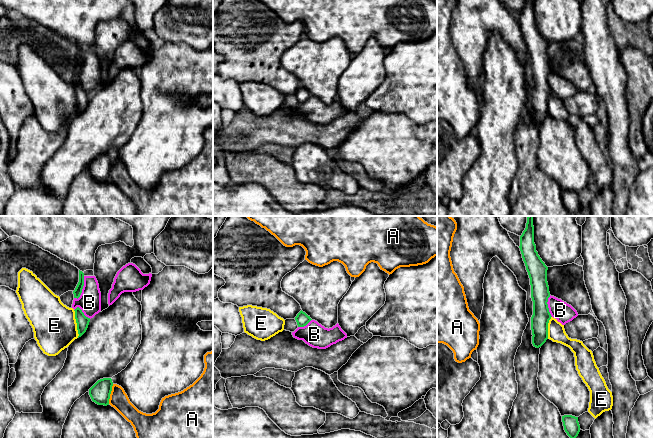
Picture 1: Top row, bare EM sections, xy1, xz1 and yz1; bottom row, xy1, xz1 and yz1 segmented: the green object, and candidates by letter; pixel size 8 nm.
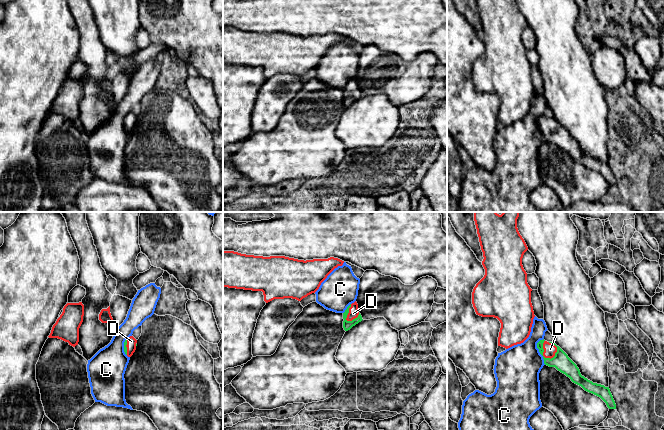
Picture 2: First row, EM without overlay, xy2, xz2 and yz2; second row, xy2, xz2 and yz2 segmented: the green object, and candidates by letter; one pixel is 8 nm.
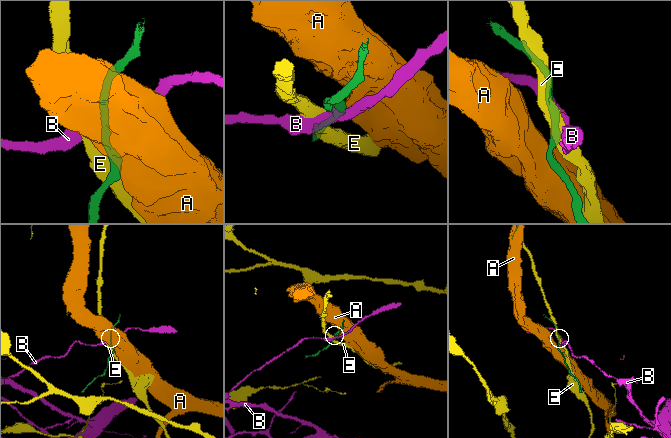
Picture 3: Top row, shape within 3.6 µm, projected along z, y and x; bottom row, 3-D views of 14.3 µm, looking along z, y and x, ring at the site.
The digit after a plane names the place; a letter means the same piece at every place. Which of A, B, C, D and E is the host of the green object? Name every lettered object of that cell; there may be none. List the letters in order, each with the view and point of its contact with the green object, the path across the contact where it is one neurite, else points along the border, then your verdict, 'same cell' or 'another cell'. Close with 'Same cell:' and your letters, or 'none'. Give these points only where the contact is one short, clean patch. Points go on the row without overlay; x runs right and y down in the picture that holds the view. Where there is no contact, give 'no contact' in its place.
A: meets green in xy1 at (110, 169); border along xy1 (113, 160), (108, 179); another cell
B: meets green in xy1 at (82, 64); border along xy1 (84, 52), (82, 68), (77, 74), (74, 74); another cell
C: meets green in yz2 at (539, 127); border along yz2 (543, 114), (537, 119), (537, 124), (545, 140); another cell
D: meets green in yz2 at (543, 127); runs through yz2 (561, 137), (545, 133), (543, 127), (550, 125); same cell
E: meets green in xy1 at (77, 100); border along xy1 (73, 86), (78, 113); another cell
Same cell: D

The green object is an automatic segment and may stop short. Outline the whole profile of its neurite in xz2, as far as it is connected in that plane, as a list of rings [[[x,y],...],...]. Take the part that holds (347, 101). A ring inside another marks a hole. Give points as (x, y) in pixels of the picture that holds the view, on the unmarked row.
[[[356,77],[347,83],[343,89],[343,95],[343,104],[345,107],[350,106],[353,102],[363,96]]]

